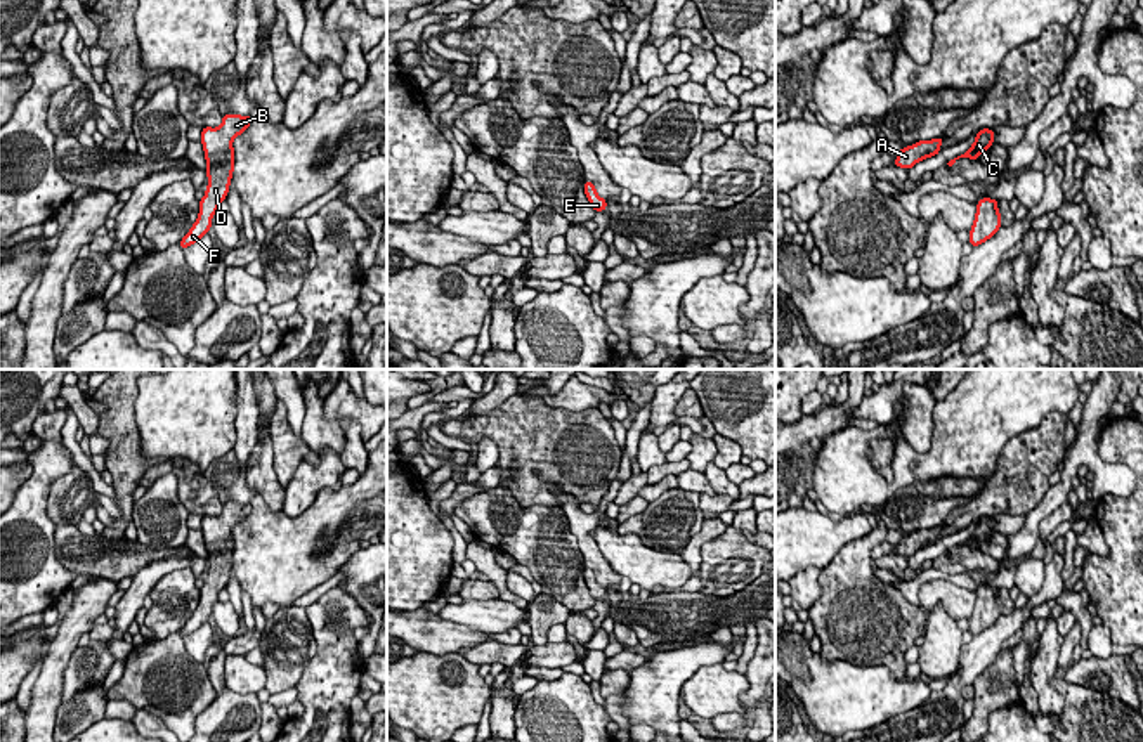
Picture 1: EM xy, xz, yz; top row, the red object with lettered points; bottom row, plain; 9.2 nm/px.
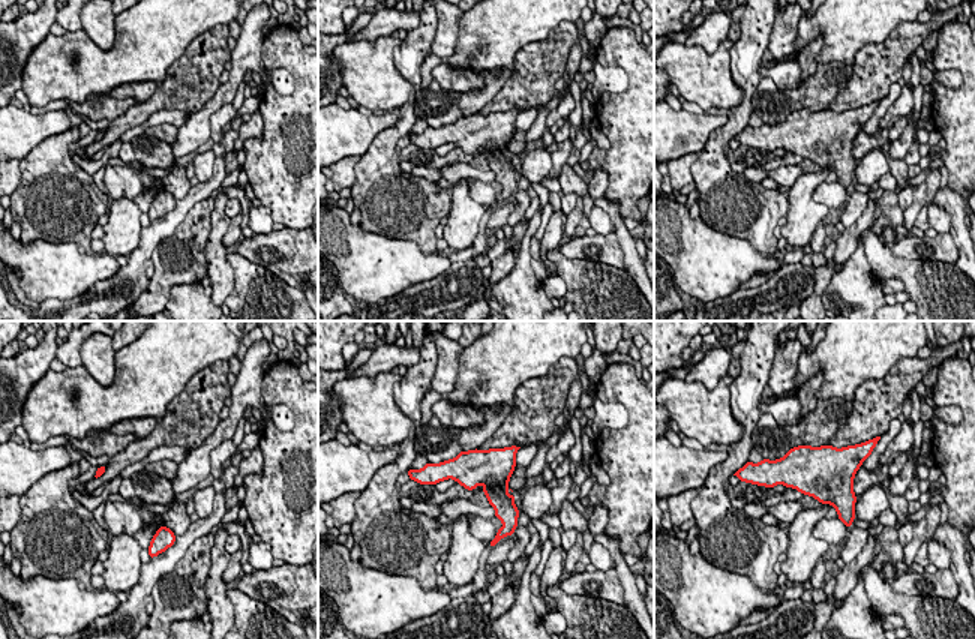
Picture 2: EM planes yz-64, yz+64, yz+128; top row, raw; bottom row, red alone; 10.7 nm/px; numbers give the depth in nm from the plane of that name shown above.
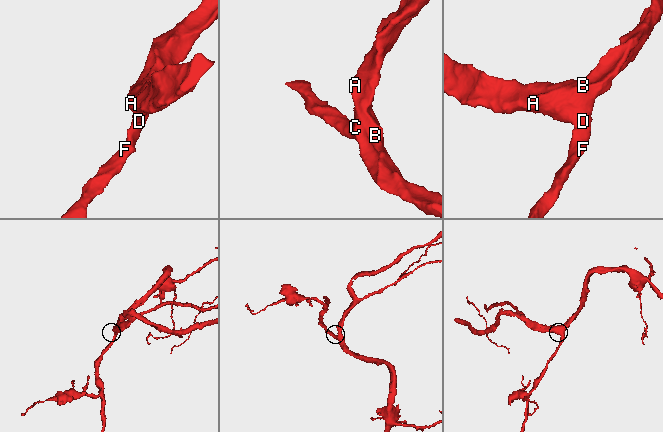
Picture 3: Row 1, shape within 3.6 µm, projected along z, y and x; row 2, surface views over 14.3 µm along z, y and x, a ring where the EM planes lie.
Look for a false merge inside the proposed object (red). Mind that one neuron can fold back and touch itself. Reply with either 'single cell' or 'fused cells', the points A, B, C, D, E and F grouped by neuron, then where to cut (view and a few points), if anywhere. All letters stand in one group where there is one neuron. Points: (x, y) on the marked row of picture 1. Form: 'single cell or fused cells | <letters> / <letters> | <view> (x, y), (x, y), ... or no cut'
single cell | A B C D E F | no cut

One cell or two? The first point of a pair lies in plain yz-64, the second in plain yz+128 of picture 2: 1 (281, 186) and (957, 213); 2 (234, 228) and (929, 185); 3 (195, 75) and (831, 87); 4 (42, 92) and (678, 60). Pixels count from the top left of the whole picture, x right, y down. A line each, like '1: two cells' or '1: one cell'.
1: two cells
2: one cell
3: two cells
4: one cell

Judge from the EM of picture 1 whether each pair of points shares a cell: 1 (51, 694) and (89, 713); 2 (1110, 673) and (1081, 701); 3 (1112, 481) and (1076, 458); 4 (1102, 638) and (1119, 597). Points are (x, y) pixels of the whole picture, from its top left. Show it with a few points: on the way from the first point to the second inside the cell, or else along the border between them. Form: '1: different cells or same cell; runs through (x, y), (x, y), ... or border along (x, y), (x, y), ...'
1: different cells; border along (61, 702), (54, 723)
2: different cells; border along (1060, 678), (1100, 690), (1124, 704)
3: same cell; runs through (1103, 472), (1090, 458), (1084, 458)
4: different cells; border along (1103, 623), (1109, 628), (1112, 644)

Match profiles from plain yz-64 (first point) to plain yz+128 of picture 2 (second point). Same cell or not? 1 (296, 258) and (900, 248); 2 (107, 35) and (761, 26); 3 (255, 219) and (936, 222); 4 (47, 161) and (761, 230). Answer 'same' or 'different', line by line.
1: same
2: different
3: same
4: same

